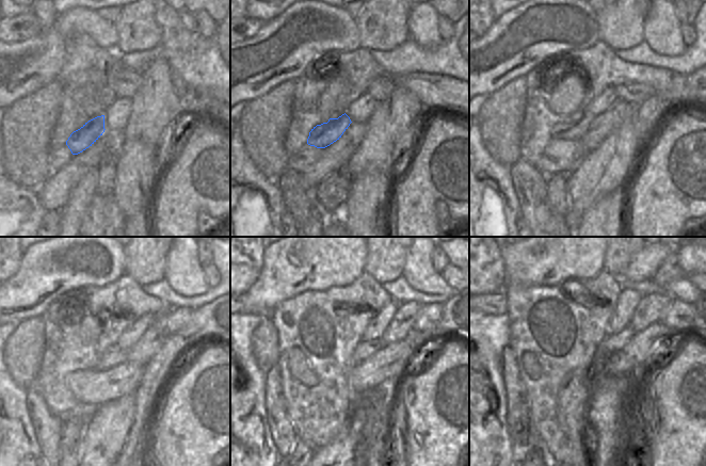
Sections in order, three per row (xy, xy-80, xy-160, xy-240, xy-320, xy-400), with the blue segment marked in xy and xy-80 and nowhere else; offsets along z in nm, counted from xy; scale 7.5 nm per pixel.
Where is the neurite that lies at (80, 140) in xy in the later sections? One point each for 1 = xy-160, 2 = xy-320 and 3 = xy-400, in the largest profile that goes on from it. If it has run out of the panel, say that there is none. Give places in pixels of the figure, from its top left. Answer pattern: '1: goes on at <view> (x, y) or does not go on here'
1: goes on at xy-160 (576, 127)
2: goes on at xy-320 (365, 349)
3: goes on at xy-400 (613, 342)

